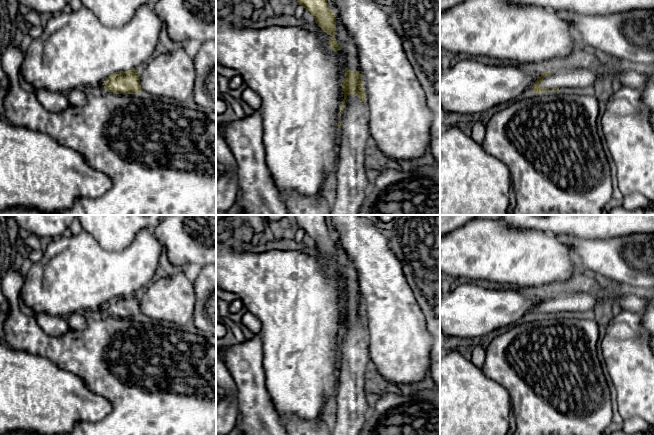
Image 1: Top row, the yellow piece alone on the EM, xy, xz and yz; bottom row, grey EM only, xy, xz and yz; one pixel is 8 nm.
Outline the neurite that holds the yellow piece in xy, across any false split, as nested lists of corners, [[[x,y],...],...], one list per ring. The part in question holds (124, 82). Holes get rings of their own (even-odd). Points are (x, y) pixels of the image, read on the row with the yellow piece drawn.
[[[130,69],[113,73],[108,76],[104,88],[108,92],[116,94],[140,94],[139,71]]]

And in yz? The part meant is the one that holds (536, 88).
[[[577,64],[544,72],[533,84],[533,93],[588,91],[600,78],[597,65]]]

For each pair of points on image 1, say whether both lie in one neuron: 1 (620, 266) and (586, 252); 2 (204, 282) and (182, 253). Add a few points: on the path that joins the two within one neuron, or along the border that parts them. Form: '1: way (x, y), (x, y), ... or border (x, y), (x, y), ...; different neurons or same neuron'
1: way (612, 259), (594, 256); same neuron
2: border (205, 264), (197, 269); different neurons

